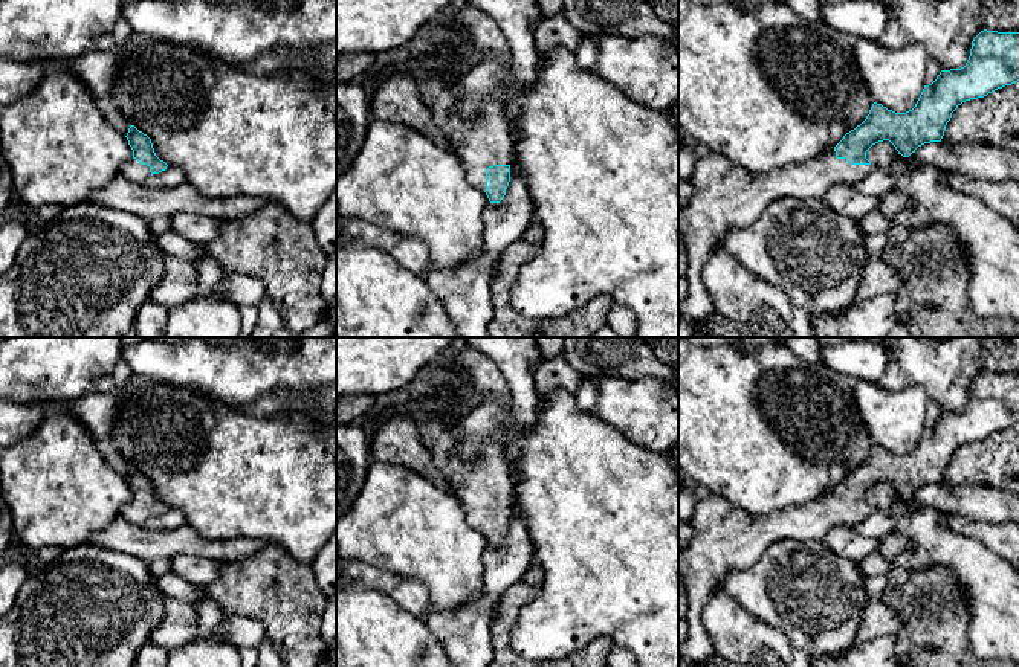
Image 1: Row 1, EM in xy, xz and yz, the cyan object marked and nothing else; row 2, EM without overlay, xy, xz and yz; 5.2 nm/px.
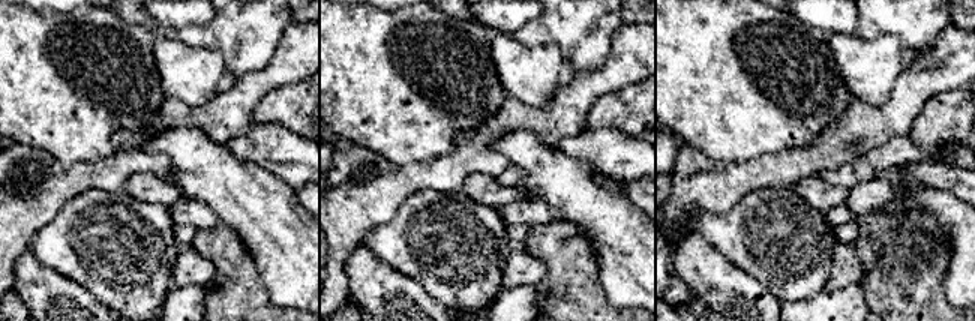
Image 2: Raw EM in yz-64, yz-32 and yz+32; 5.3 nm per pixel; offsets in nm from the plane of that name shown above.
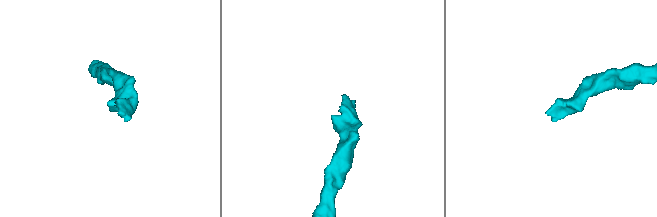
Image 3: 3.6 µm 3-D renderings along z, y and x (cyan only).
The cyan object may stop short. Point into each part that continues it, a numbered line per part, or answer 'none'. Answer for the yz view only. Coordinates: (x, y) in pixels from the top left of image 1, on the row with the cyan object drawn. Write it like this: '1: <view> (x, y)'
1: yz (726, 196)

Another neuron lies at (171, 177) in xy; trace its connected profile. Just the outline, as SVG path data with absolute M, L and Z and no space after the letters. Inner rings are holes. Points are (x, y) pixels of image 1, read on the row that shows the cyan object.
M167 166L165 171L150 176L144 185L148 188L176 188L186 182L185 174L176 166Z

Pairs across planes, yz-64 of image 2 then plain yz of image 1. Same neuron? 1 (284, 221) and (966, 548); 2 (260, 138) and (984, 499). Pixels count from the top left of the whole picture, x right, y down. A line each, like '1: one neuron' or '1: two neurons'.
1: one neuron
2: one neuron

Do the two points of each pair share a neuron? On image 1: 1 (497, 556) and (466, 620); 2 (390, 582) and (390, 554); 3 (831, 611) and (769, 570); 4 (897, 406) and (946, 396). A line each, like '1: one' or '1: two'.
1: one
2: two
3: one
4: two

